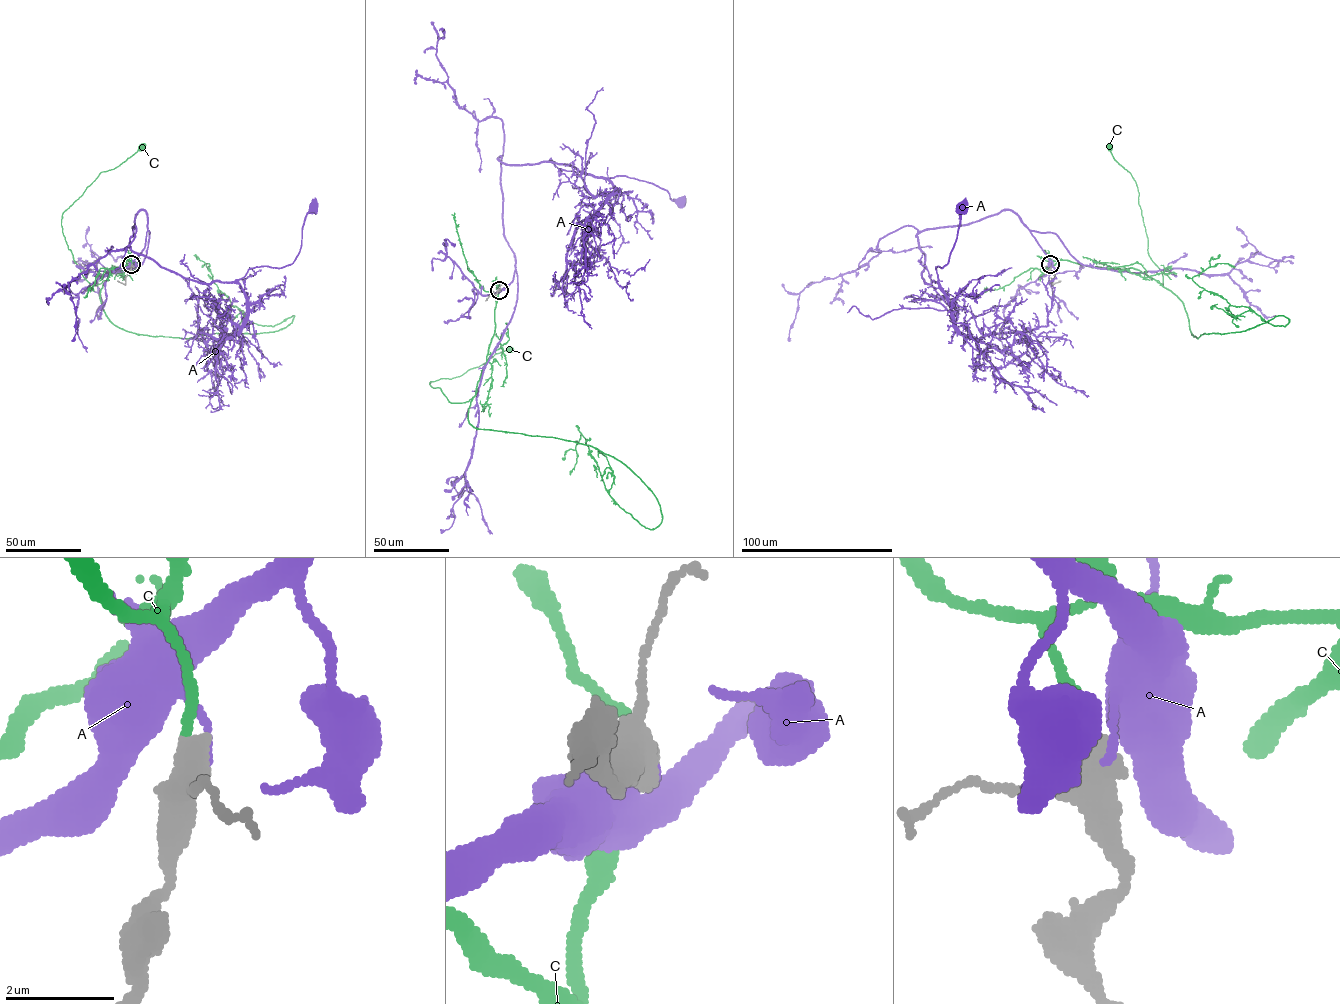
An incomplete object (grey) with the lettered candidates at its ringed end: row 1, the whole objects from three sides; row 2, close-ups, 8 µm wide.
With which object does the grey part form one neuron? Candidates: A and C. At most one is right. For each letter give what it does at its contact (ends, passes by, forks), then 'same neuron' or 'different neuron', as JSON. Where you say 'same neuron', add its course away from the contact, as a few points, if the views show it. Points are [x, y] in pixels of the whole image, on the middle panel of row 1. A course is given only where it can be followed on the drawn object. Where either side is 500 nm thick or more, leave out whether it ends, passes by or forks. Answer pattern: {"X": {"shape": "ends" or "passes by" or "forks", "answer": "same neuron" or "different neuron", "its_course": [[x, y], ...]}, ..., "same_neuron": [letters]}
{"A": {"shape": "ends", "answer": "different neuron"}, "C": {"shape": "ends", "answer": "same neuron", "its_course": [[499, 290], [494, 333], [475, 394], [468, 401], [451, 403], [439, 388], [429, 384], [462, 375], [509, 349]]}, "same_neuron": ["C"]}

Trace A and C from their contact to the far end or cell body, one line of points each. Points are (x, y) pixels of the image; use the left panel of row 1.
A: (132, 265), (145, 246), (144, 210), (131, 249), (183, 277), (211, 284), (285, 267), (298, 253), (311, 206)
C: (131, 264), (128, 260), (106, 280), (91, 284), (68, 248), (61, 218), (102, 172), (141, 148)

